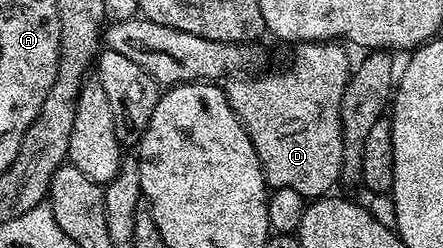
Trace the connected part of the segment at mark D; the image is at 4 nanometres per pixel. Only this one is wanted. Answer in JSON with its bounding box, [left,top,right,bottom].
[222,41,350,200]

